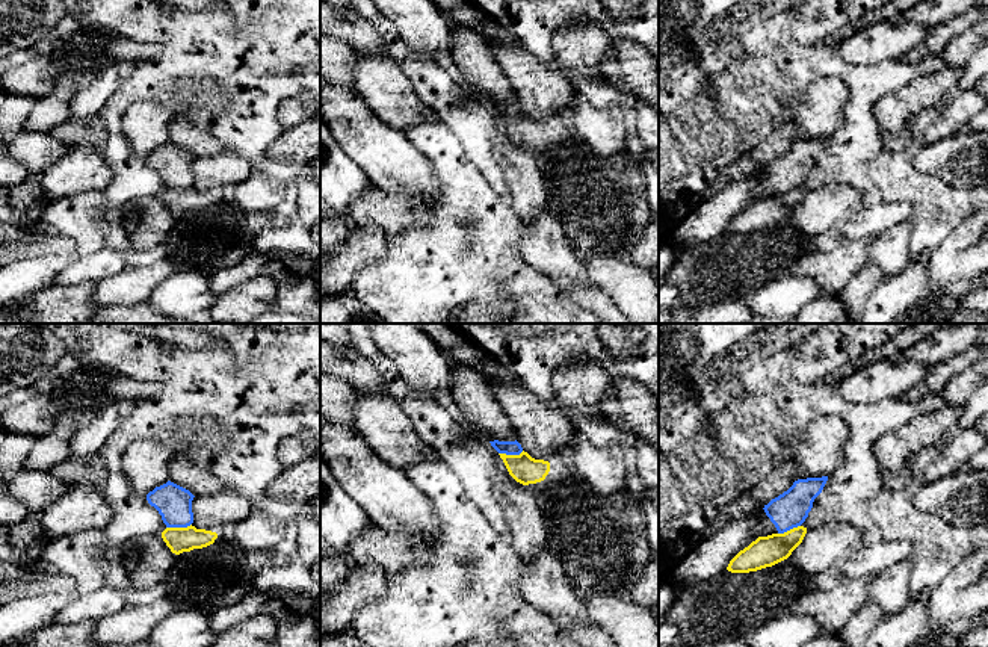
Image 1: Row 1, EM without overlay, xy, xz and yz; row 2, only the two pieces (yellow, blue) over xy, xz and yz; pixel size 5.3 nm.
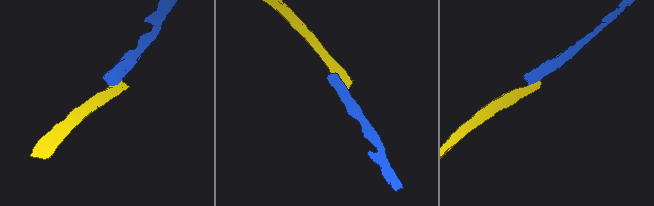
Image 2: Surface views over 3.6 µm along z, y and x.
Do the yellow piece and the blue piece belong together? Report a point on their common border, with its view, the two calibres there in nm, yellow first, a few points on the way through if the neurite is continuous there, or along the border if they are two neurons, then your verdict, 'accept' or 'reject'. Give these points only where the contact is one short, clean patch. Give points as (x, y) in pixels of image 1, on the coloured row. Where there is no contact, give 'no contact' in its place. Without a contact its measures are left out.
contact xy (179, 528); calibres 140 and 190 nm; border xy (191, 523), (166, 528); reject

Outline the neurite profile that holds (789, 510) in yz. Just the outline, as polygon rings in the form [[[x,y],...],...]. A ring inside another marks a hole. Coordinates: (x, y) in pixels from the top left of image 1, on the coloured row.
[[[828,476],[798,479],[787,491],[772,499],[767,505],[760,509],[755,508],[752,512],[758,519],[755,534],[767,537],[801,526],[826,481]]]

